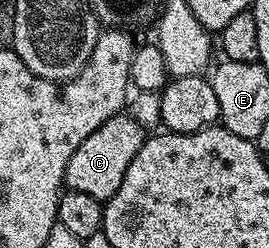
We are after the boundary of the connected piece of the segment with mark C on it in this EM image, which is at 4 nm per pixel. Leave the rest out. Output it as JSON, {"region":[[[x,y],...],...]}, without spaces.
{"region":[[[123,112],[104,120],[104,124],[100,124],[100,128],[96,128],[96,132],[92,132],[92,136],[88,136],[76,152],[72,152],[72,160],[68,160],[66,169],[65,189],[85,192],[98,202],[105,203],[116,188],[124,184],[124,172],[128,172],[128,164],[132,164],[132,159],[136,157],[136,152],[140,152],[147,137],[147,131],[129,113]]]}

